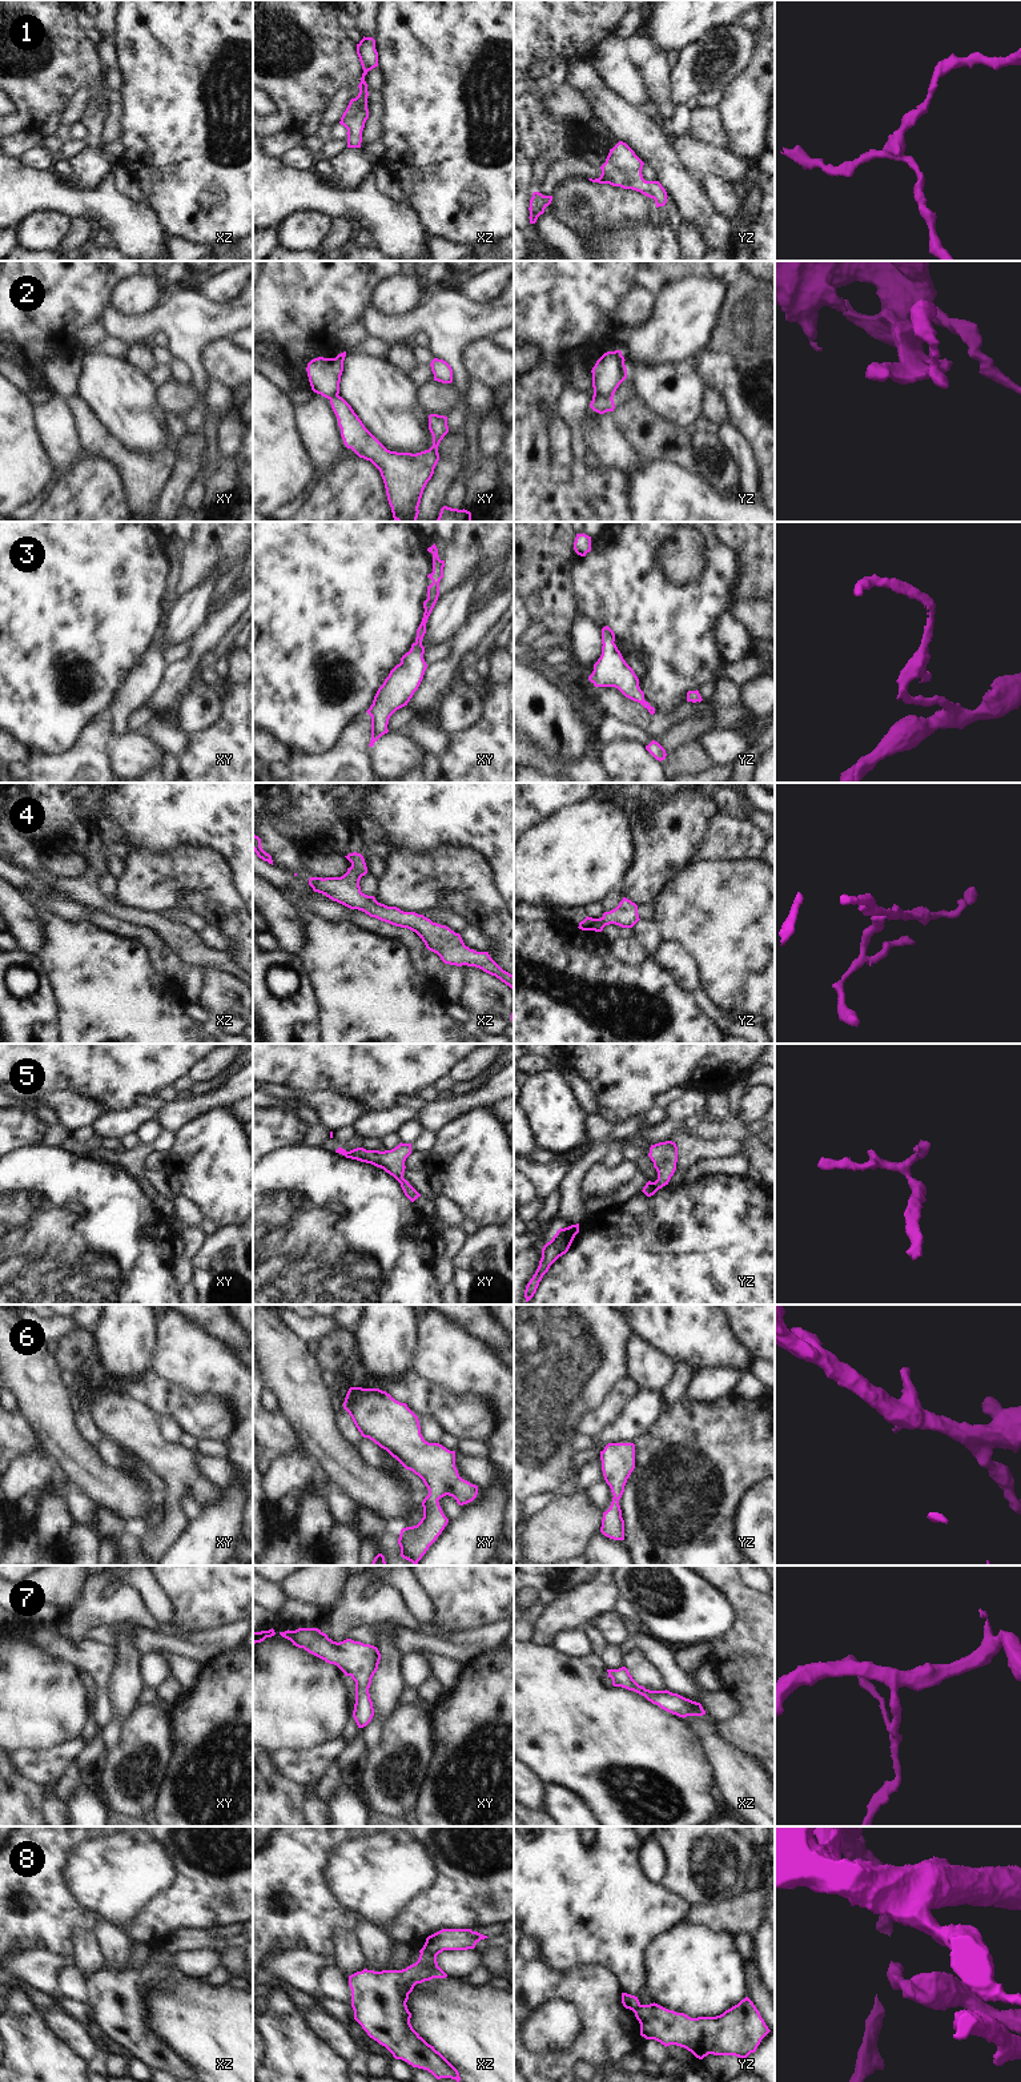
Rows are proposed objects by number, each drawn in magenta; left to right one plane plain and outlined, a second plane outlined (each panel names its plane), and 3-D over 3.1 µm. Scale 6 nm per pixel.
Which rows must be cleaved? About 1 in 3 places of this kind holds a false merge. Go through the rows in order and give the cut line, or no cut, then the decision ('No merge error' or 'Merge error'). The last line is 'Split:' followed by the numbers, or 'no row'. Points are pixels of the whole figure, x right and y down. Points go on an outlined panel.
1: No split. No merge error
2: Split along yz (593, 397), (607, 397), (611, 400). Merge error
3: No split. No merge error
4: No split. No merge error
5: No split. No merge error
6: No split. No merge error
7: No split. No merge error
8: Split along xz (423, 1946), (435, 1956). Merge error
Split: 2, 8

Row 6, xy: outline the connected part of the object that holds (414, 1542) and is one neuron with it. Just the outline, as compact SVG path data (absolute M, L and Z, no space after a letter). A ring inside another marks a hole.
M350 1387L343 1408L363 1438L418 1475L429 1490L422 1502L423 1518L417 1526L402 1528L398 1539L401 1556L417 1565L449 1523L438 1500L449 1495L459 1506L467 1504L477 1498L478 1486L459 1476L455 1451L426 1442L418 1416L386 1391Z

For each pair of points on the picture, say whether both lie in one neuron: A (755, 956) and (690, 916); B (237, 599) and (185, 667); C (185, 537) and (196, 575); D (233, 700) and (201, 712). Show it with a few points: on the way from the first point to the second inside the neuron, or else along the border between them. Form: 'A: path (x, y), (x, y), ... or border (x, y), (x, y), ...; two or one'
A: path (739, 940), (715, 916), (706, 916); one
B: path (225, 617), (210, 631), (199, 650); one
C: border (195, 535), (193, 541), (184, 549); two
D: border (220, 691), (221, 714), (204, 731); two

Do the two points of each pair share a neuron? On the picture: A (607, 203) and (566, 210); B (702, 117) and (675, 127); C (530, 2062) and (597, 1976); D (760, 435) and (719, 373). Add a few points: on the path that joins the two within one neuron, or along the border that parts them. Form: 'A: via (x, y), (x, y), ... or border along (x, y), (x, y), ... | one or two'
A: via (599, 213), (591, 221), (577, 221) | one
B: border along (694, 107), (688, 132) | two
C: via (561, 2062), (570, 2060), (597, 2033), (597, 2006) | one
D: via (756, 419), (742, 405), (735, 389) | one

